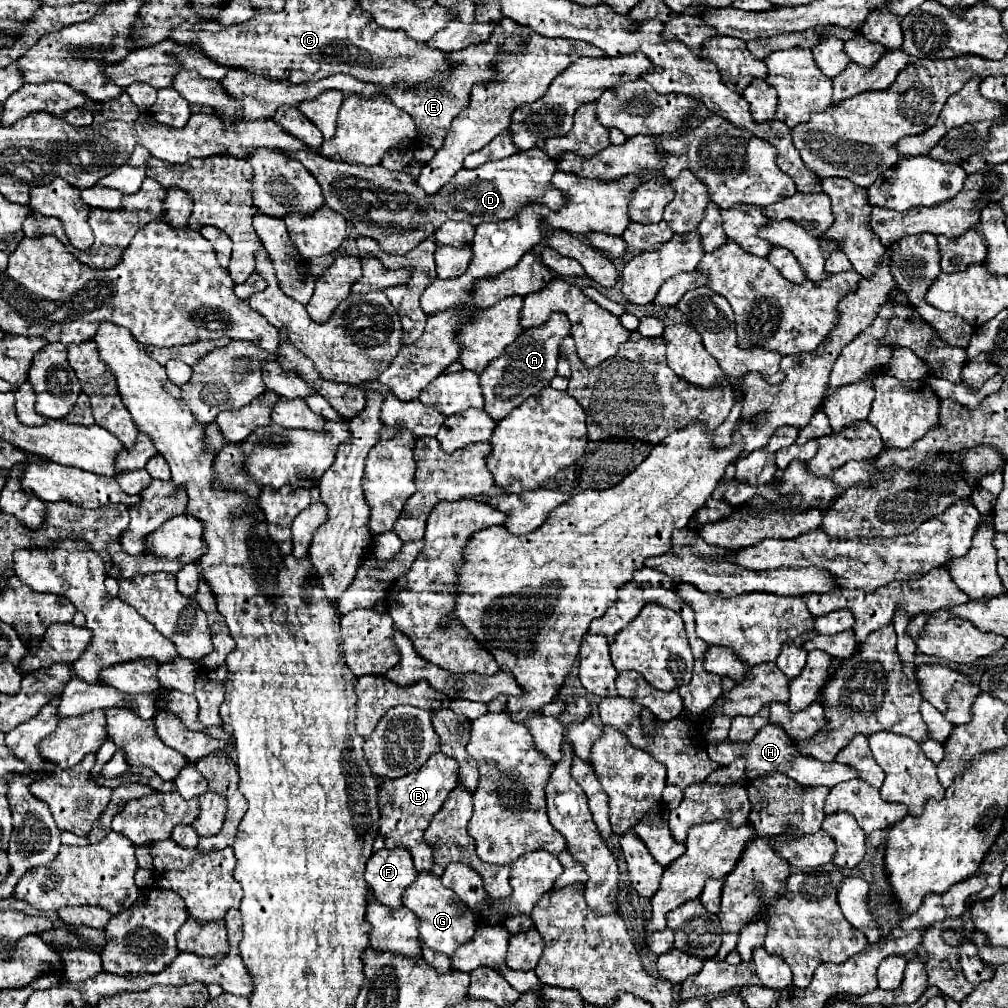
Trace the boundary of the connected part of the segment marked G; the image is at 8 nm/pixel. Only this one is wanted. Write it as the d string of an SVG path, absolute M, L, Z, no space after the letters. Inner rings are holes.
M430 871L418 873L418 877L412 881L412 885L402 893L402 903L404 903L404 907L408 907L410 911L416 913L416 917L420 921L420 927L418 927L420 941L424 945L432 947L434 951L450 955L454 949L468 943L476 931L474 913L456 897L456 893L452 893L452 889L442 885L440 877L432 875Z

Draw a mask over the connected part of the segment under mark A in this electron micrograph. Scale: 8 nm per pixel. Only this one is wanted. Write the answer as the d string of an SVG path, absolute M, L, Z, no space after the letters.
M554 313L544 325L526 329L508 349L494 359L484 373L480 375L480 385L484 393L484 411L498 423L512 409L516 409L520 403L524 403L528 397L540 393L540 389L548 387L550 381L556 377L556 363L558 363L558 343L570 335L570 323L566 315Z

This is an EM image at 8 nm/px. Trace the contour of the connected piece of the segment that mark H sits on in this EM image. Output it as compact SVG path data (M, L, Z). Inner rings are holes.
M766 725L764 729L760 729L760 733L756 733L756 737L750 743L732 743L732 741L720 741L720 743L708 743L706 745L706 753L708 757L712 757L712 761L716 761L718 765L730 765L736 757L744 757L748 761L748 779L760 779L760 777L770 777L772 773L784 773L786 777L794 779L798 785L826 785L826 787L834 787L840 781L848 781L858 777L858 773L842 763L830 761L830 763L822 763L818 759L812 757L804 757L800 753L796 753L796 747L792 745L792 739L778 727L778 725Z

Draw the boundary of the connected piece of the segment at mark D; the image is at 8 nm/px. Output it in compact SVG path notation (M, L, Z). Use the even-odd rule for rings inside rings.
M538 147L520 151L502 161L484 163L476 169L460 169L436 197L428 197L406 171L390 171L382 165L366 167L338 163L324 159L314 151L310 153L308 149L290 153L290 157L296 157L316 177L328 207L340 211L360 235L378 241L380 249L388 255L404 255L412 251L448 219L466 221L478 227L480 223L506 221L532 201L546 205L552 211L564 205L562 193L550 185L556 161Z

